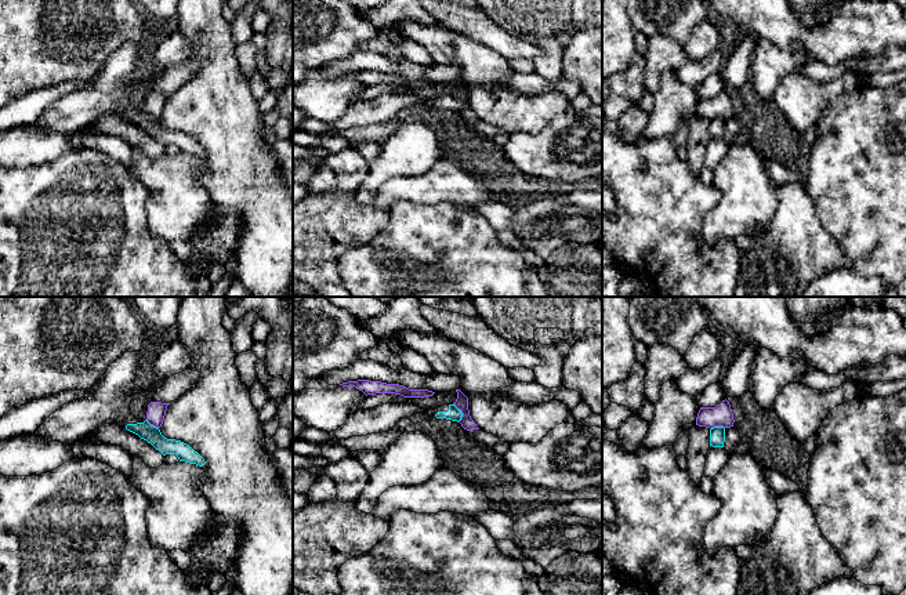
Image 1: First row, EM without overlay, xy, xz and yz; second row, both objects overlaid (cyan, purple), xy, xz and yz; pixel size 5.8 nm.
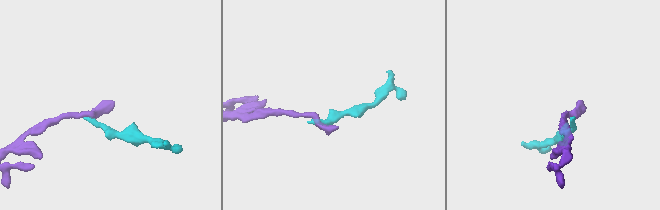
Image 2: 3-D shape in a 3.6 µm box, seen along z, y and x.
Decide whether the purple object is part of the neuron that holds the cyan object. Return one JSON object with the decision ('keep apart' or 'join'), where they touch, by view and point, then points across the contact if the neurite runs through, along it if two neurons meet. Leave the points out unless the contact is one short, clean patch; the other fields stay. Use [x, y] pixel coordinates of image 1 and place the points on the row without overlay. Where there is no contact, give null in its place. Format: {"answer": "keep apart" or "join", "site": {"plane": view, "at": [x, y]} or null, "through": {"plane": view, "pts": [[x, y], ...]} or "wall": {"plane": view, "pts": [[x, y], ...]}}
{"answer": "keep apart", "site": {"plane": "xz", "at": [461, 104]}, "wall": {"plane": "xz", "pts": [[453, 94], [461, 104], [459, 112]]}}

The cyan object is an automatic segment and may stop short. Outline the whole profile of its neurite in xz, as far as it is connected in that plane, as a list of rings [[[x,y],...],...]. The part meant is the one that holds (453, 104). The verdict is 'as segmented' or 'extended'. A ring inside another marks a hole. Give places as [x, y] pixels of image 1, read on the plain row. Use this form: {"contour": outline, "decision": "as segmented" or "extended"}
{"contour": [[[385,94],[369,101],[358,101],[336,121],[330,123],[330,133],[349,130],[352,127],[366,127],[383,124],[395,117],[402,109],[409,109],[417,104],[428,104],[430,108],[460,112],[461,101],[454,95],[443,95],[423,99],[413,94]]], "decision": "extended"}

